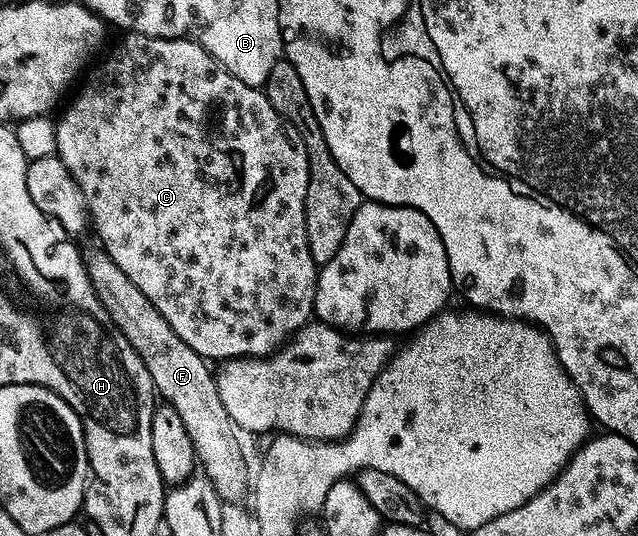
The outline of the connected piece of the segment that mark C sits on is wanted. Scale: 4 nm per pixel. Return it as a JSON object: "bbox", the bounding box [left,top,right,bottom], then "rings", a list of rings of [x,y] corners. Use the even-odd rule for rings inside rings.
{"bbox":[57,33,320,364],"rings":[[[128,33],[127,38],[95,71],[91,74],[91,79],[87,82],[87,87],[83,91],[74,95],[73,101],[77,104],[95,104],[95,114],[101,114],[97,118],[101,118],[97,124],[105,126],[101,136],[117,136],[113,138],[113,142],[103,140],[101,138],[101,150],[58,150],[57,156],[65,164],[67,171],[73,176],[73,180],[79,186],[79,190],[83,193],[83,198],[87,201],[87,212],[90,221],[93,223],[93,230],[99,233],[98,240],[101,246],[107,251],[109,256],[116,262],[117,267],[125,272],[129,279],[133,280],[133,284],[137,286],[153,302],[153,307],[157,308],[161,316],[169,322],[170,328],[176,332],[193,351],[200,354],[206,360],[210,360],[215,364],[224,362],[234,362],[241,358],[269,358],[272,354],[278,354],[299,331],[304,330],[307,326],[312,325],[313,315],[315,312],[315,293],[317,292],[317,284],[319,283],[320,267],[315,265],[313,260],[313,252],[309,248],[309,232],[307,231],[307,197],[309,196],[309,184],[311,183],[311,157],[307,151],[307,140],[302,133],[292,133],[292,138],[287,135],[289,131],[288,123],[277,112],[277,108],[273,108],[273,104],[268,100],[266,93],[262,89],[245,84],[241,80],[237,80],[237,76],[230,74],[221,63],[209,53],[203,46],[202,41],[188,40],[187,38],[150,38],[144,34]]]}

